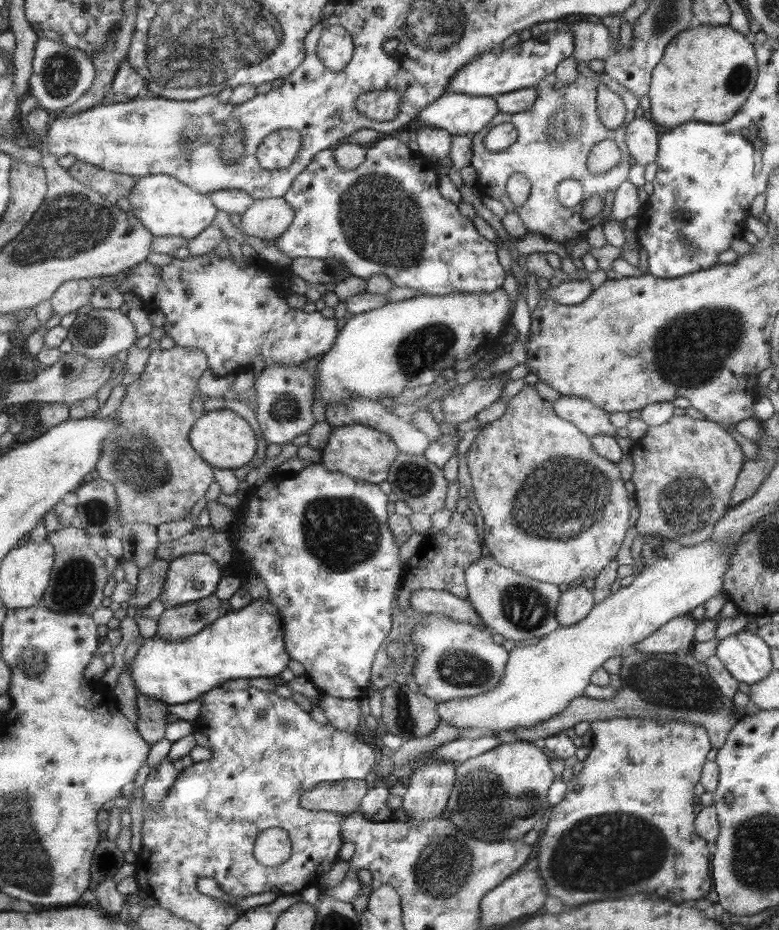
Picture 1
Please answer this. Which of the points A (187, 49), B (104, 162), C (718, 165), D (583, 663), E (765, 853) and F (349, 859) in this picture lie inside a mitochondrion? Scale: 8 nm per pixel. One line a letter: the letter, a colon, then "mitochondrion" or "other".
A: mitochondrion
B: other
C: mitochondrion
D: other
E: mitochondrion
F: other

